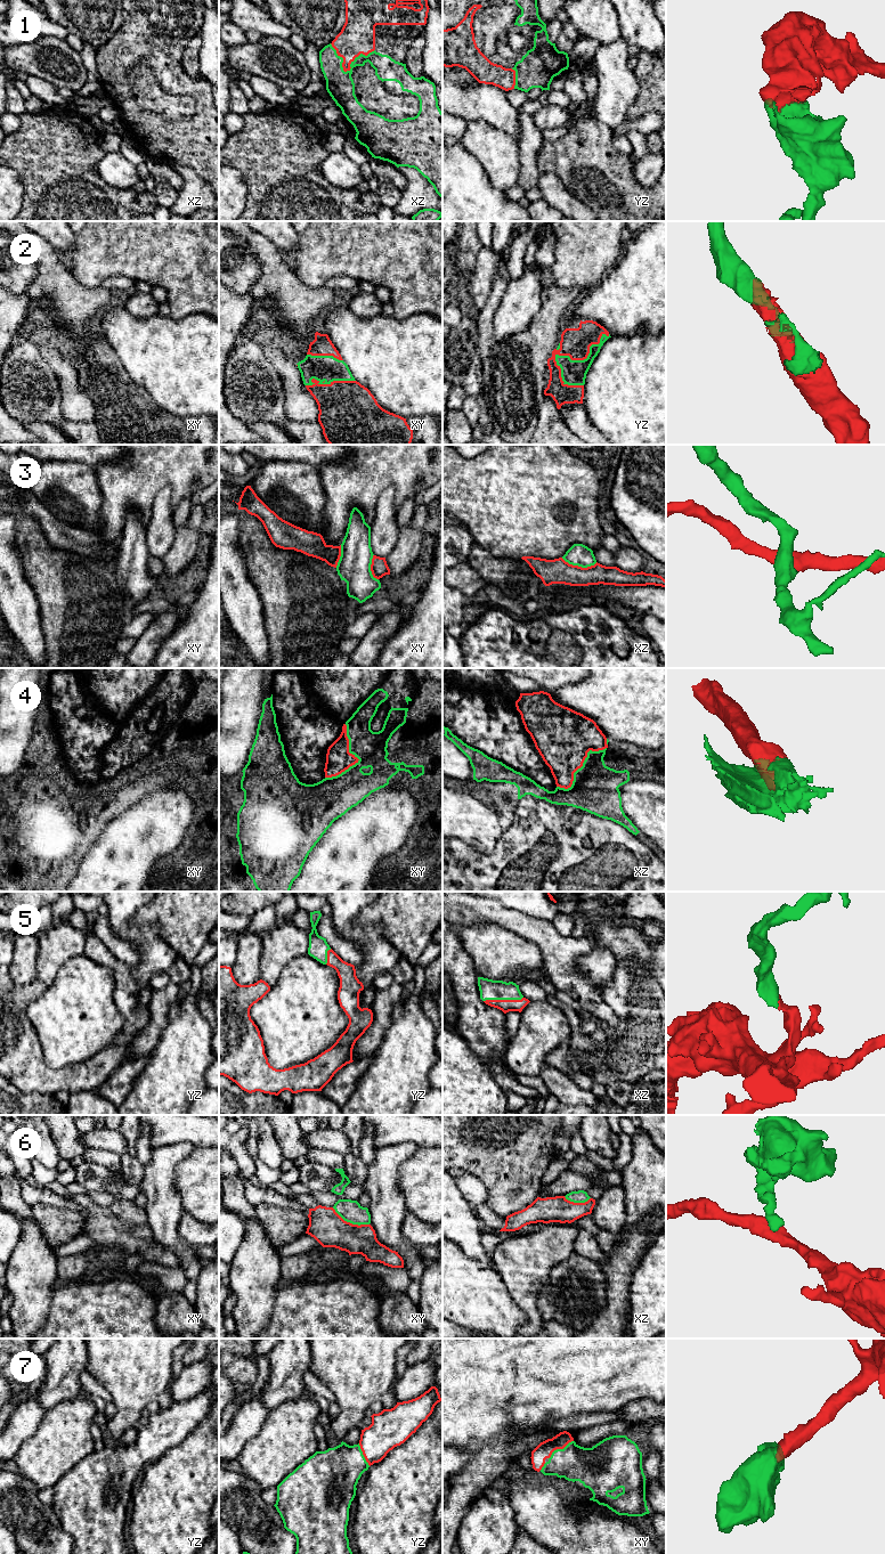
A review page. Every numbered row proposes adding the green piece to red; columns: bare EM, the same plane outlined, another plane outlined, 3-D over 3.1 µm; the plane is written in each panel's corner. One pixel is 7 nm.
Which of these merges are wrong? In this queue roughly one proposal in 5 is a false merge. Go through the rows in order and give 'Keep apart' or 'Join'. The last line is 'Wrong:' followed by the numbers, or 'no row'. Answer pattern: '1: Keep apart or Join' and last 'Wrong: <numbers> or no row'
1: Join
2: Join
3: Keep apart
4: Join
5: Join
6: Keep apart
7: Join
Wrong: 3, 6

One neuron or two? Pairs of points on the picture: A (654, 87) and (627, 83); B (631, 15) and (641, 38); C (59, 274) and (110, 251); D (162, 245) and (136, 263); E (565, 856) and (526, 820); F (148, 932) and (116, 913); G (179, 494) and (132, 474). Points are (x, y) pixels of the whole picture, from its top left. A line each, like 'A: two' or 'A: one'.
A: two
B: one
C: two
D: one
E: one
F: one
G: one

